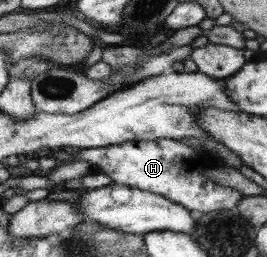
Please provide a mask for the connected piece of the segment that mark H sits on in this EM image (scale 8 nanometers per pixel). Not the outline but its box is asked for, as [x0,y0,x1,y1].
[76,141,243,213]

